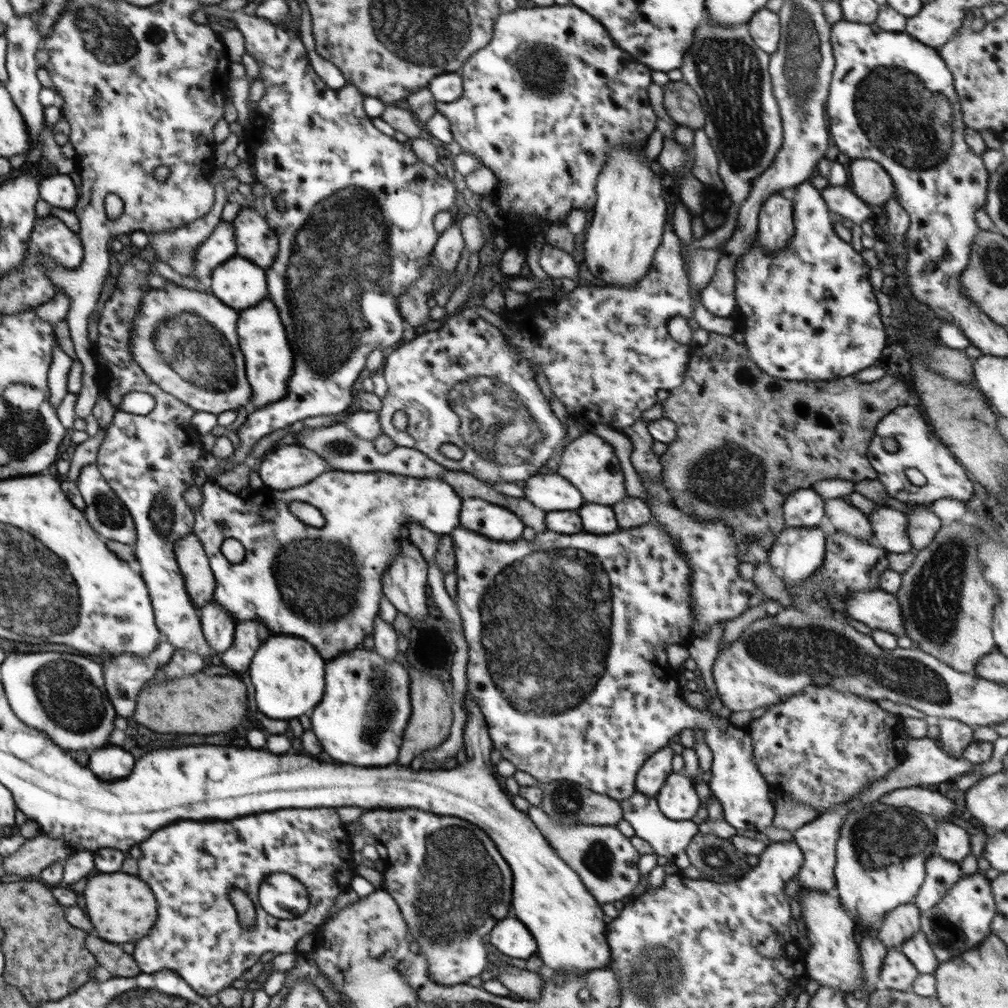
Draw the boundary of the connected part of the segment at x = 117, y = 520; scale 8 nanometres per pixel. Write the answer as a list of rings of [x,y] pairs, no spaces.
[[[97,463],[84,466],[75,482],[86,503],[83,513],[89,525],[99,534],[100,538],[134,546],[137,541],[137,532],[132,515],[120,497],[112,490],[112,487],[108,486],[108,482],[102,477]]]

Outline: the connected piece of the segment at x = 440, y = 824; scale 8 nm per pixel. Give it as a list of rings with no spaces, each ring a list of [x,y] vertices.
[[[382,808],[371,809],[362,814],[356,822],[356,830],[368,831],[368,835],[374,835],[377,842],[388,849],[386,867],[382,872],[382,889],[394,898],[407,922],[409,933],[424,951],[428,959],[429,978],[436,984],[450,986],[467,982],[470,978],[482,974],[488,964],[486,956],[490,954],[484,948],[484,938],[490,934],[500,919],[511,914],[512,902],[513,872],[506,860],[500,856],[492,839],[466,820],[434,815],[414,808],[396,811]]]

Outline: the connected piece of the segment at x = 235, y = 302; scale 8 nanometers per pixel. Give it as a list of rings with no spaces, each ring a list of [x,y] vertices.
[[[231,257],[217,266],[211,279],[211,293],[237,311],[269,296],[265,269],[242,257]]]

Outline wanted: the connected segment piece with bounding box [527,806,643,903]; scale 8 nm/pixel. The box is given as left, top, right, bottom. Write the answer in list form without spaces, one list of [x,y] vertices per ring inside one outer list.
[[[531,806],[528,809],[528,817],[532,819],[539,832],[548,840],[556,855],[576,874],[580,876],[580,881],[599,903],[616,902],[626,896],[634,895],[643,884],[643,878],[639,869],[641,855],[632,846],[630,838],[624,836],[617,826],[584,826],[584,824],[572,824],[562,826],[562,824],[552,822],[548,814],[544,814],[542,808]]]

